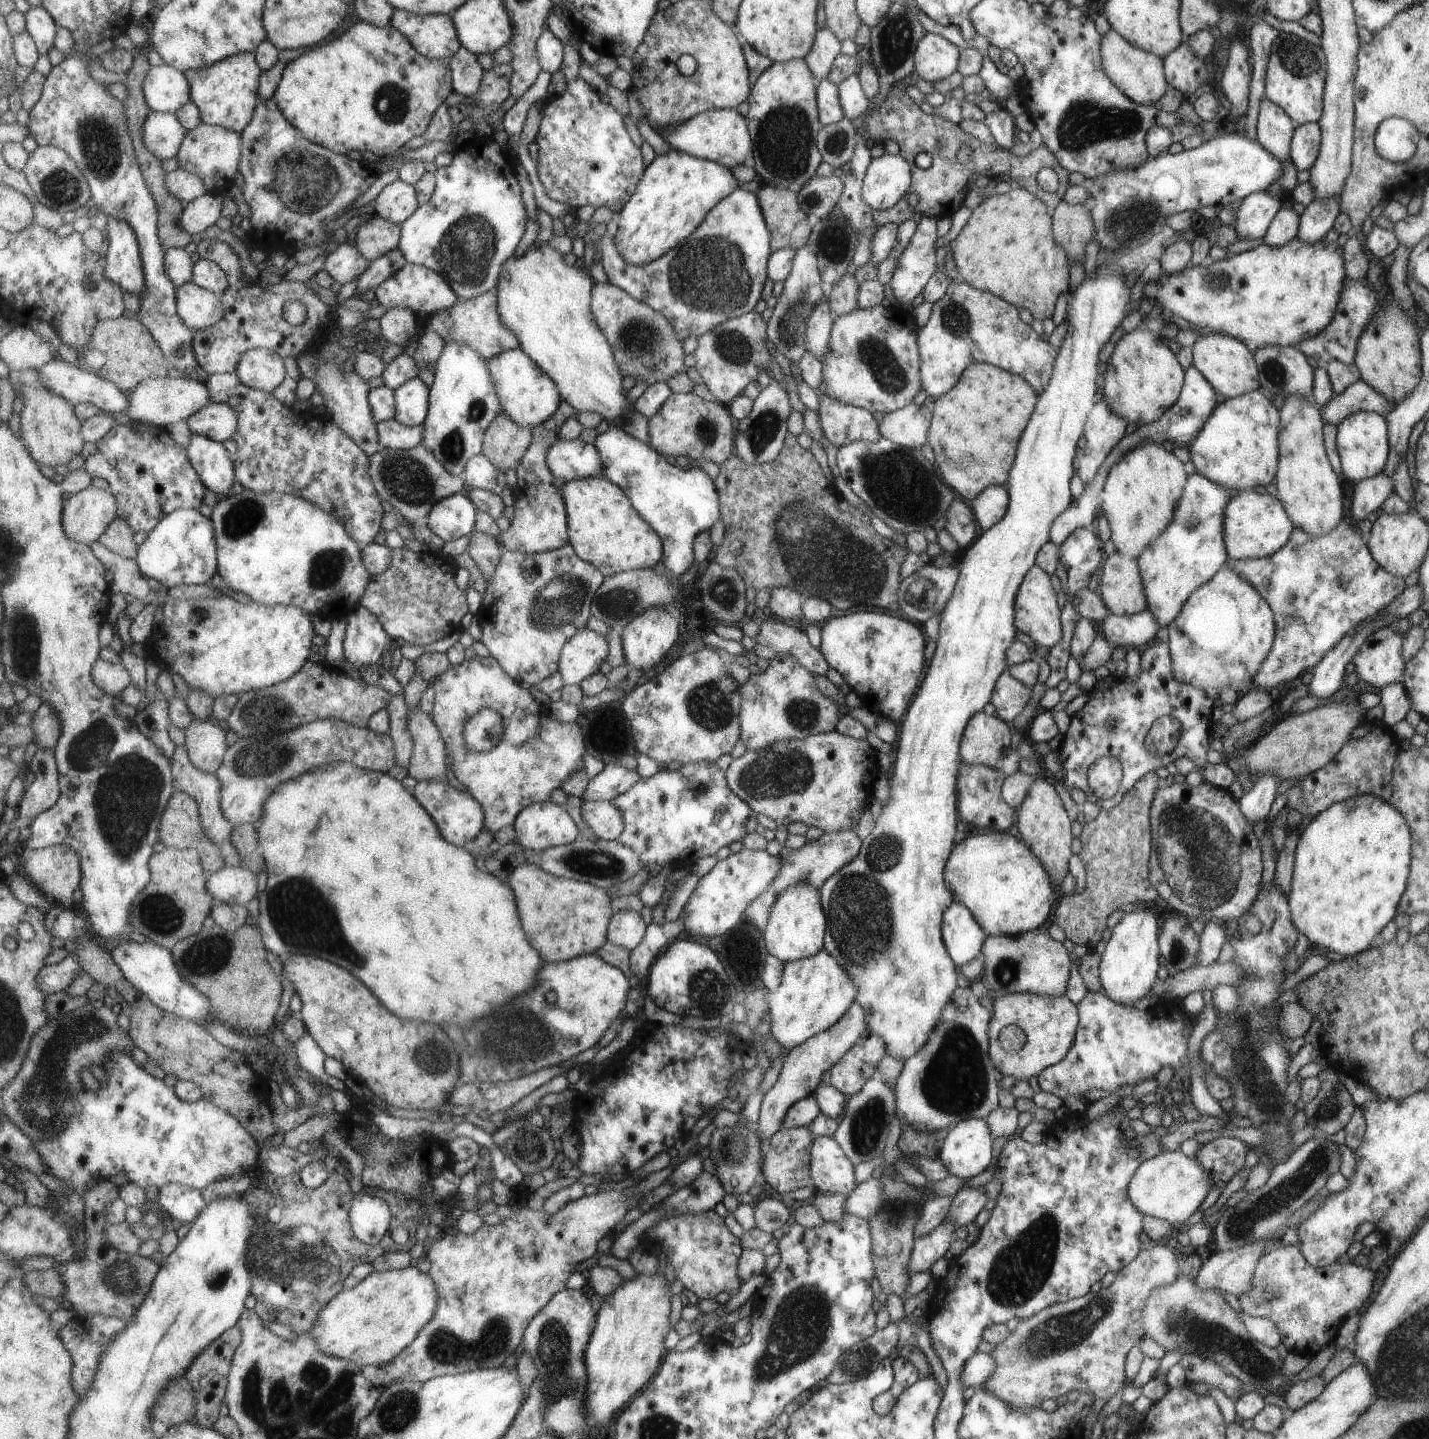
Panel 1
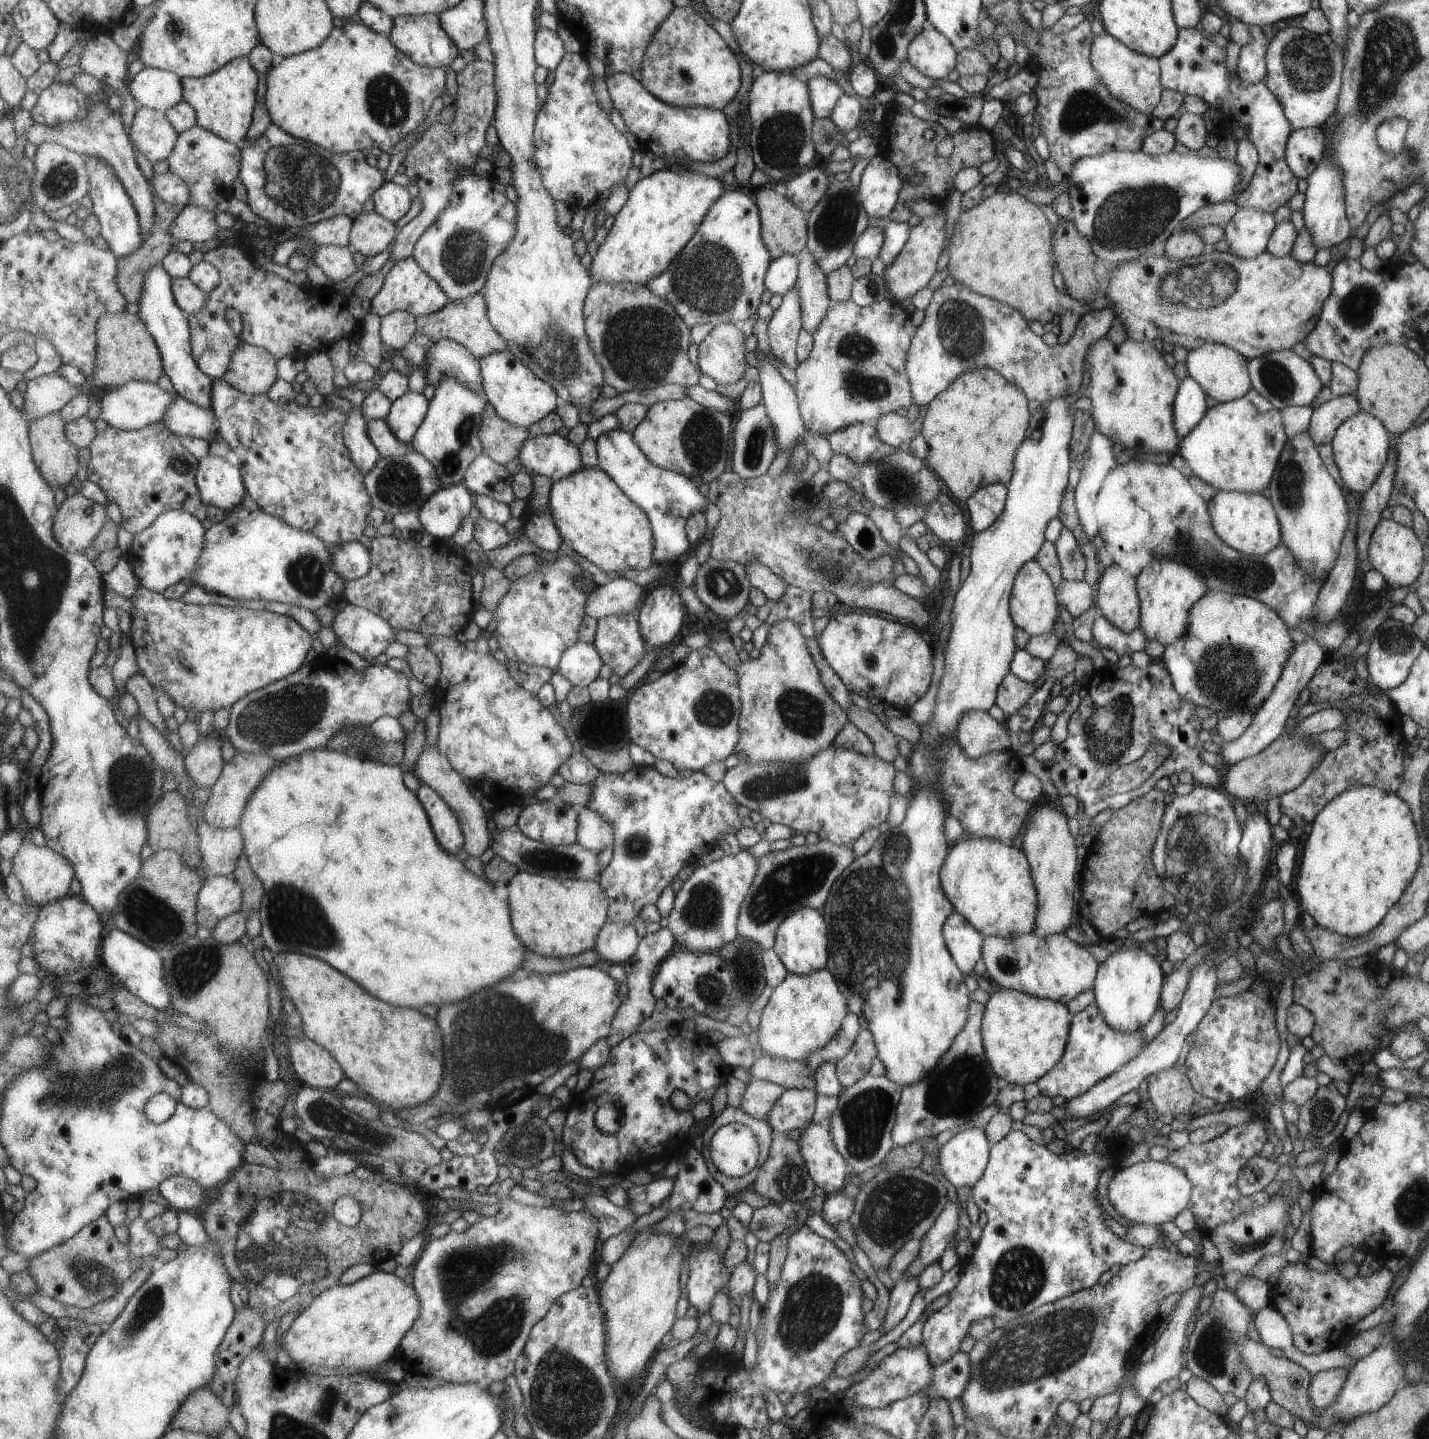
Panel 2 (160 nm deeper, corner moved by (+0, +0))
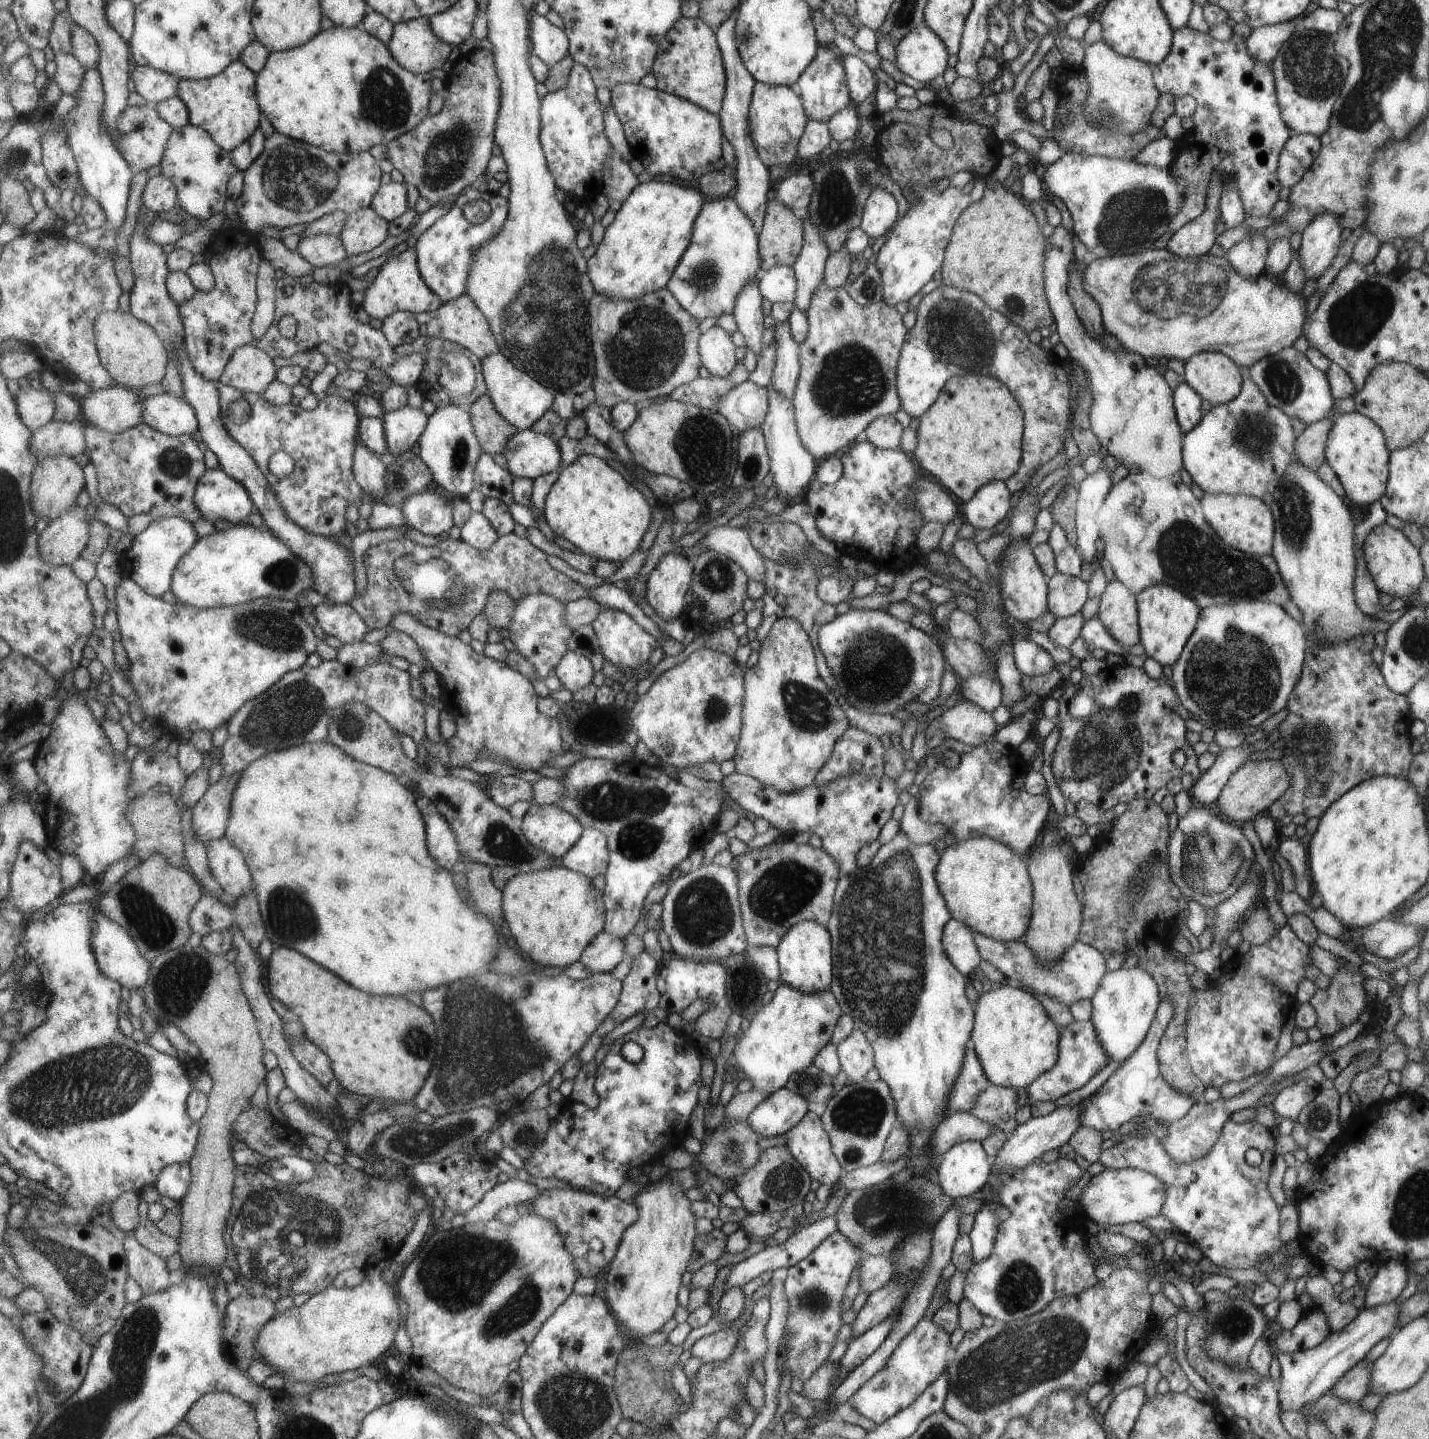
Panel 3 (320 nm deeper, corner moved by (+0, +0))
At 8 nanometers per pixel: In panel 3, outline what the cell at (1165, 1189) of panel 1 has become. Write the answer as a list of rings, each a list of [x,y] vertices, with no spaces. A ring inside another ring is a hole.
[[[1107,1168],[1097,1176],[1091,1176],[1078,1200],[1086,1218],[1101,1228],[1114,1224],[1127,1225],[1129,1222],[1140,1223],[1146,1218],[1155,1217],[1161,1214],[1165,1201],[1161,1178],[1137,1168]]]

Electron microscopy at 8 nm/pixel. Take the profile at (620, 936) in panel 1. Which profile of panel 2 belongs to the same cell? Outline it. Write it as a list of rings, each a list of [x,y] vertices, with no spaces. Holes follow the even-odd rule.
[[[609,921],[608,924],[601,930],[594,950],[600,955],[600,960],[613,965],[623,965],[627,960],[630,960],[638,950],[640,941],[635,926],[629,925],[625,922],[613,923]]]

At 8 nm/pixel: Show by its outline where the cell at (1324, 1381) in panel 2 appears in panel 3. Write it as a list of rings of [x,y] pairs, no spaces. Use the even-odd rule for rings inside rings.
[[[1360,1361],[1339,1378],[1329,1392],[1343,1402],[1358,1402],[1369,1392],[1369,1374],[1372,1362]]]

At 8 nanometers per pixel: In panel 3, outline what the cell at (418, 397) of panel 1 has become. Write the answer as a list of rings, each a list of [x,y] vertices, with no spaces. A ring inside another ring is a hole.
[[[409,405],[387,413],[383,420],[389,453],[398,457],[413,450],[427,429],[429,418],[422,408]]]

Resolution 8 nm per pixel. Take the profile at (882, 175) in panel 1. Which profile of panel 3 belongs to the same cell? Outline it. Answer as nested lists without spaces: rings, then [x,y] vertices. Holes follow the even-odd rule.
[[[873,188],[865,200],[859,227],[877,239],[898,221],[897,204],[885,188]]]

